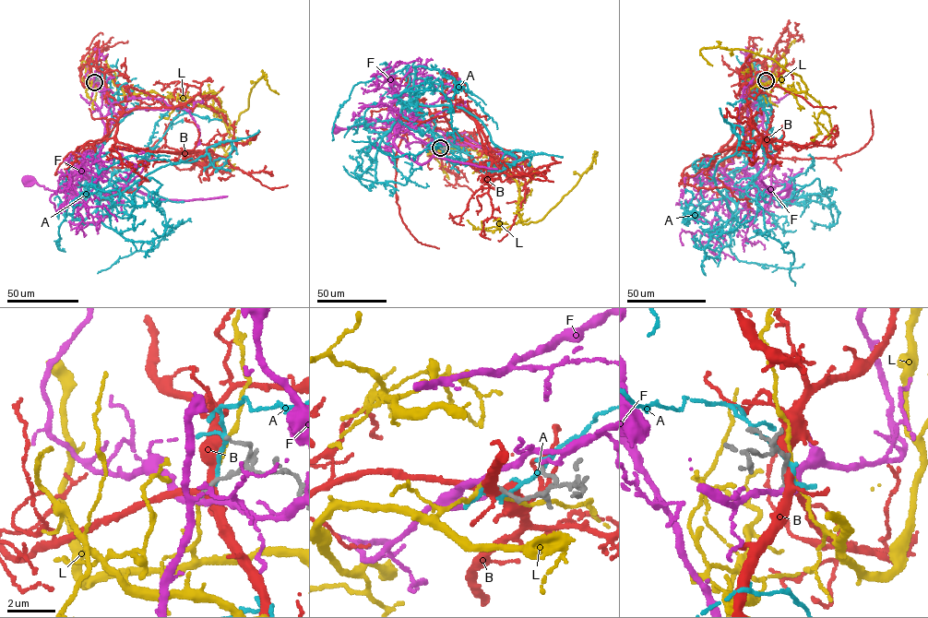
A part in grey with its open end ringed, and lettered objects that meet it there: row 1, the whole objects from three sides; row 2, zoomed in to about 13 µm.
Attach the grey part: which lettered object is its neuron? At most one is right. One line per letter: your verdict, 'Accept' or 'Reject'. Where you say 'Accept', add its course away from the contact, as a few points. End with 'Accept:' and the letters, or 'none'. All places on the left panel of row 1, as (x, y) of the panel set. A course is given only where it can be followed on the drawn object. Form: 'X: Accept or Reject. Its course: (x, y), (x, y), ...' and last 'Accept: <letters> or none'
A: Reject
B: Reject
F: Reject
L: Reject
Accept: none

